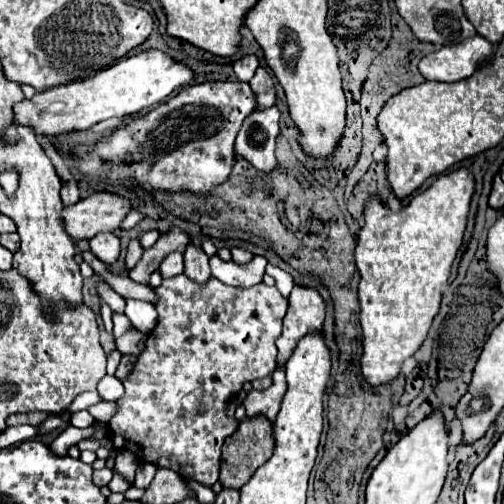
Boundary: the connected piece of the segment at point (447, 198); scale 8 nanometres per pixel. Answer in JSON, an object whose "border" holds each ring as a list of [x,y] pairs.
{"border":[[[468,167],[440,175],[426,191],[414,195],[398,211],[392,211],[380,195],[370,195],[364,203],[364,227],[358,231],[356,245],[356,265],[360,271],[360,323],[364,337],[364,355],[362,355],[362,373],[370,385],[390,383],[402,369],[402,363],[416,353],[422,341],[428,335],[432,319],[440,309],[442,287],[450,277],[452,263],[462,247],[464,229],[468,223],[470,201],[476,191],[476,179]]]}

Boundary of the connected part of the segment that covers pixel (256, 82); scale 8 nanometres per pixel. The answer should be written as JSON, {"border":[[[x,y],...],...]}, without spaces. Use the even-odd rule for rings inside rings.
{"border":[[[258,67],[252,81],[250,81],[250,87],[254,89],[256,93],[256,99],[258,99],[258,107],[256,109],[266,109],[270,105],[274,105],[274,81],[272,77],[268,75],[268,71],[264,67]]]}

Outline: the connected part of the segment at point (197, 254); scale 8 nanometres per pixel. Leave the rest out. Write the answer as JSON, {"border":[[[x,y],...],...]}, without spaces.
{"border":[[[188,243],[186,251],[184,251],[184,273],[202,283],[206,281],[206,277],[210,277],[210,265],[208,265],[208,255],[204,253],[202,247]]]}

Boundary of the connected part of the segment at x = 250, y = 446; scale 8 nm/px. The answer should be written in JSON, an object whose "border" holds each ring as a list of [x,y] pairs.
{"border":[[[244,417],[238,425],[238,429],[226,437],[224,447],[222,447],[222,465],[220,465],[220,483],[224,487],[240,489],[252,473],[264,465],[270,455],[274,453],[274,425],[266,417]]]}

